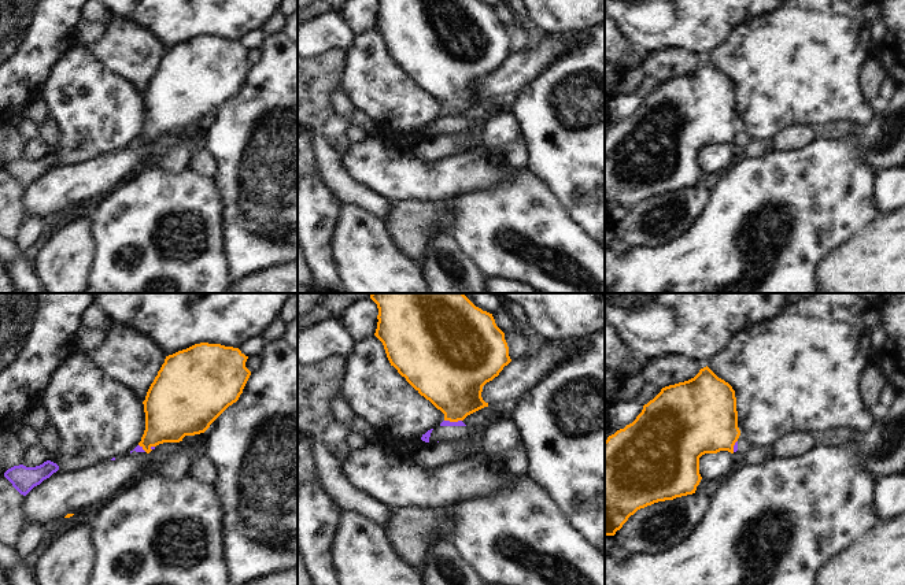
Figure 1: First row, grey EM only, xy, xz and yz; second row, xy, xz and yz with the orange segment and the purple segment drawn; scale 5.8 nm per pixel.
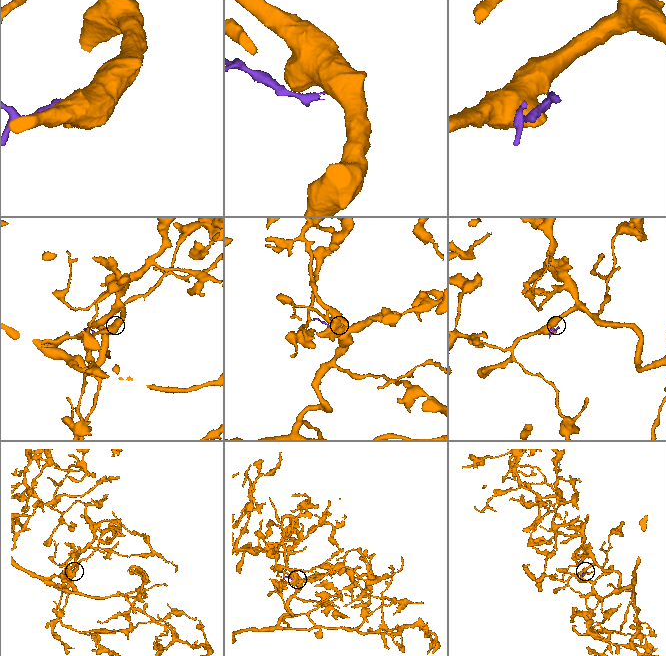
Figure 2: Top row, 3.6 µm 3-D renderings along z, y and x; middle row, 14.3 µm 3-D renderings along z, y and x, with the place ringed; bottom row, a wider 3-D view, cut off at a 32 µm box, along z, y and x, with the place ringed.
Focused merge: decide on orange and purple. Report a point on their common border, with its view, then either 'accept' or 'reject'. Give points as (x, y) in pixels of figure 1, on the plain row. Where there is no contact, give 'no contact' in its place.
meets orange in xz at (453, 114); reject

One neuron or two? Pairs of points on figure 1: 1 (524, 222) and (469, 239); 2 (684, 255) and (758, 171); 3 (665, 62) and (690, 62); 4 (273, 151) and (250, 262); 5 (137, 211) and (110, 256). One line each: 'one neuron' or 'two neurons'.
1: one neuron
2: one neuron
3: one neuron
4: one neuron
5: one neuron

